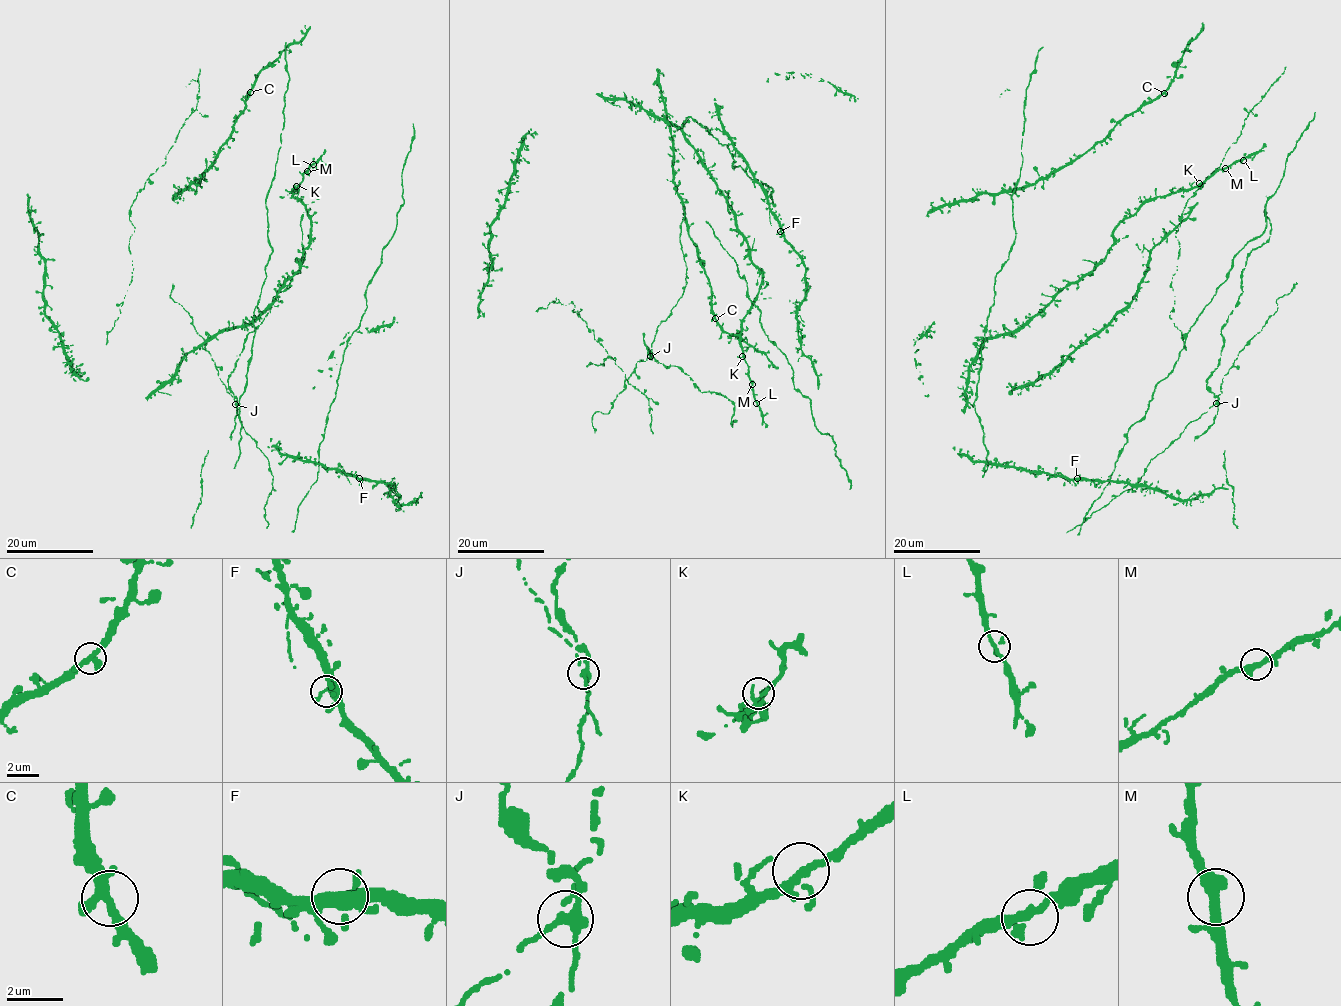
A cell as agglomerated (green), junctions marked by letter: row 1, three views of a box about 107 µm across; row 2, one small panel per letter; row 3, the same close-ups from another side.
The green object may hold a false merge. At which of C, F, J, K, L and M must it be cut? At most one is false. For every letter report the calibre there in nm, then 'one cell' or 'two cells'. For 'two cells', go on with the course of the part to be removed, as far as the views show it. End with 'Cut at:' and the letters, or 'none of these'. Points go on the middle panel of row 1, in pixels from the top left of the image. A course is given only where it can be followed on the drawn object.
C: 300 nm thick; one cell
F: 320 nm thick; one cell
J: 280 nm thick; two cells; foreign part runs (650, 356), (647, 346), (657, 363), (676, 366), (701, 392), (727, 397), (734, 405), (731, 425), (737, 420)
K: 240 nm thick; one cell
L: 260 nm thick; one cell
M: 300 nm thick; one cell
Cut at: J

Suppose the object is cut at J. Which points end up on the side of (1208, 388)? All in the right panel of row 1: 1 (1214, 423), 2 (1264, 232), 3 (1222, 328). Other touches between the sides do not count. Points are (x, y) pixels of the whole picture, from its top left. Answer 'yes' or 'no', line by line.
1: yes
2: no
3: yes

